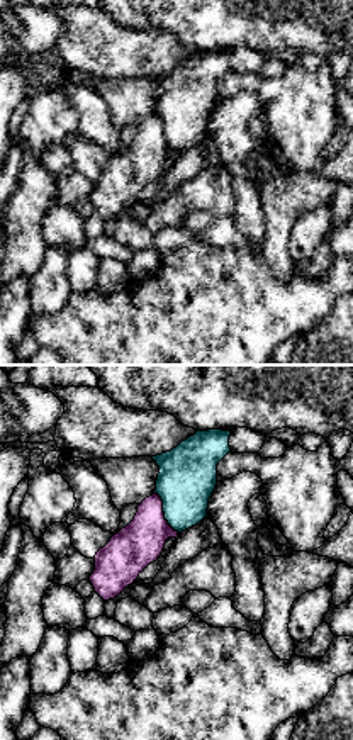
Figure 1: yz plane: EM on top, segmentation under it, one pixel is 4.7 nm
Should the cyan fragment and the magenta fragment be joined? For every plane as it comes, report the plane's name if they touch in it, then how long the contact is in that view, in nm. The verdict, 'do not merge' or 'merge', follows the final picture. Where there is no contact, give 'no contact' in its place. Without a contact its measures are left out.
yz | 220 nm

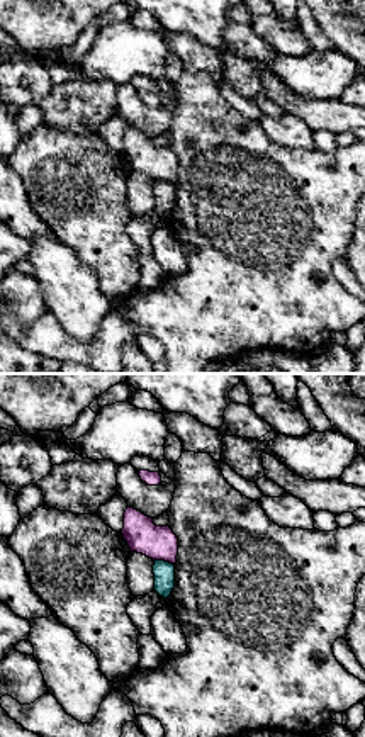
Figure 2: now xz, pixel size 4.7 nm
xz | 100 nm

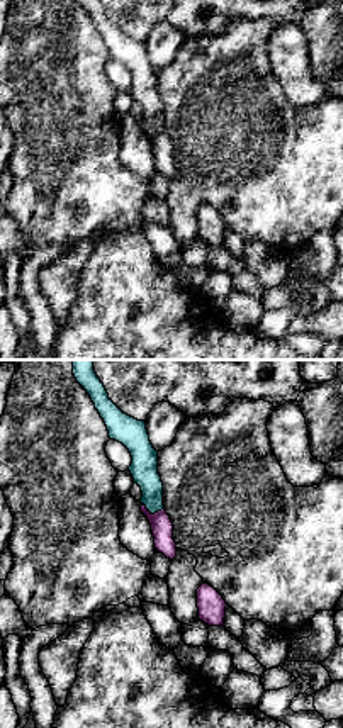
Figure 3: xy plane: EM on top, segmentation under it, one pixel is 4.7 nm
xy | 110 nm

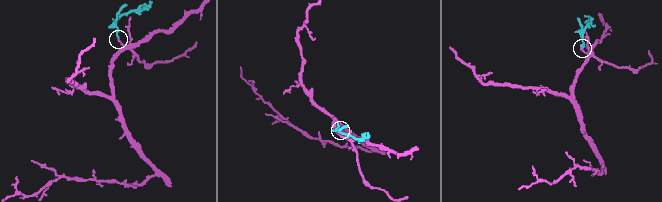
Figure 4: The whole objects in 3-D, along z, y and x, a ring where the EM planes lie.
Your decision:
do not merge

